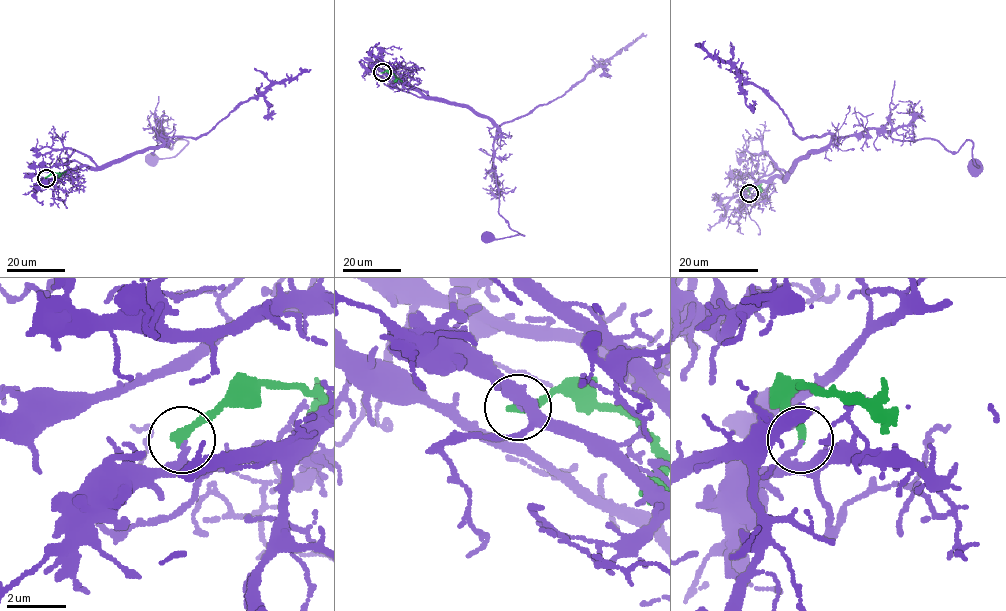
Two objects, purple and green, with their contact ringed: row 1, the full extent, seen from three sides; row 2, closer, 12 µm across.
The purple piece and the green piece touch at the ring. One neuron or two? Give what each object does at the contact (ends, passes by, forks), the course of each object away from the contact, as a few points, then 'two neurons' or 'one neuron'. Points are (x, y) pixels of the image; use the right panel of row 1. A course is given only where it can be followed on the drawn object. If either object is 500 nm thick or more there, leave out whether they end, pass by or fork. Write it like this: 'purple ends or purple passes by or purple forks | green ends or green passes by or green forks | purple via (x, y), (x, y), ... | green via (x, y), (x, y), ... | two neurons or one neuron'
purple passes by | green ends | purple via (749, 193), (759, 196), (834, 139), (873, 128), (896, 139), (934, 138), (956, 152), (971, 140), (974, 168) | green via (749, 193), (748, 186), (761, 184) | two neurons

